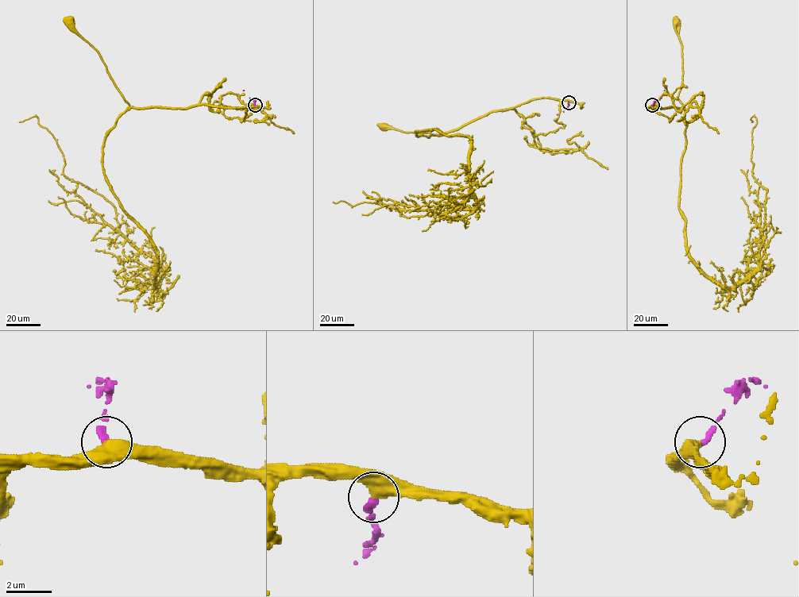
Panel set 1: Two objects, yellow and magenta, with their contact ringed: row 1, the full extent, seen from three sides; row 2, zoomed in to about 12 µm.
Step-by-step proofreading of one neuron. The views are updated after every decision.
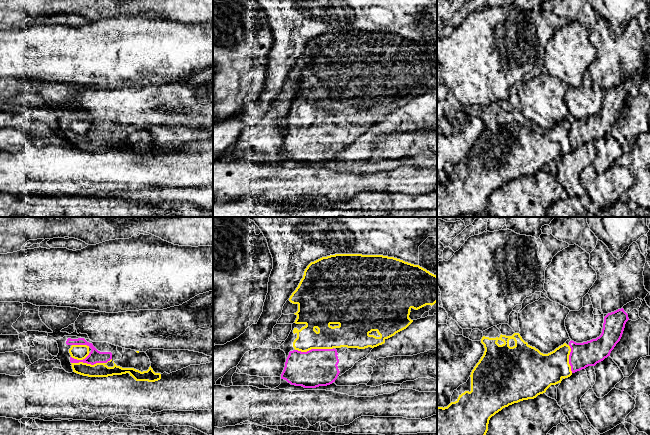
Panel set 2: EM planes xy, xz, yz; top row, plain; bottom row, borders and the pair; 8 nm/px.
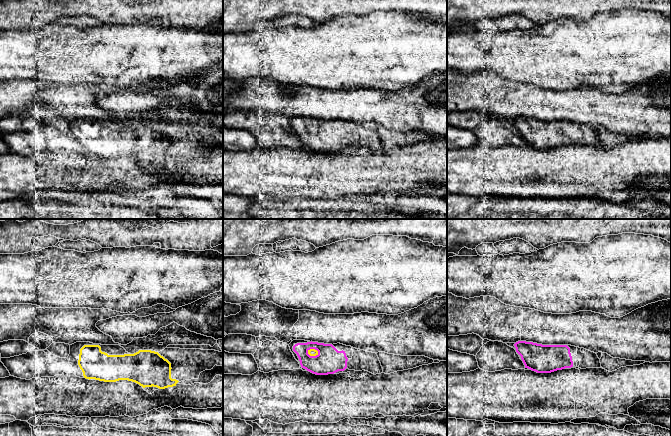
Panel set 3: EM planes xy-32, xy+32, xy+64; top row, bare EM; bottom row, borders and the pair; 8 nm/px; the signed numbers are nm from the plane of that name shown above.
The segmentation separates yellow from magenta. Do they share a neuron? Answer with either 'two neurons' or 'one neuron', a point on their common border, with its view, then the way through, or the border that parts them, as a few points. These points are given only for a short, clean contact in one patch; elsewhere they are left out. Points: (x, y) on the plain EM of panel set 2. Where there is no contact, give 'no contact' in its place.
one neuron | xy (90, 140) | across xy (99, 145), (90, 140), (95, 135), (95, 132)

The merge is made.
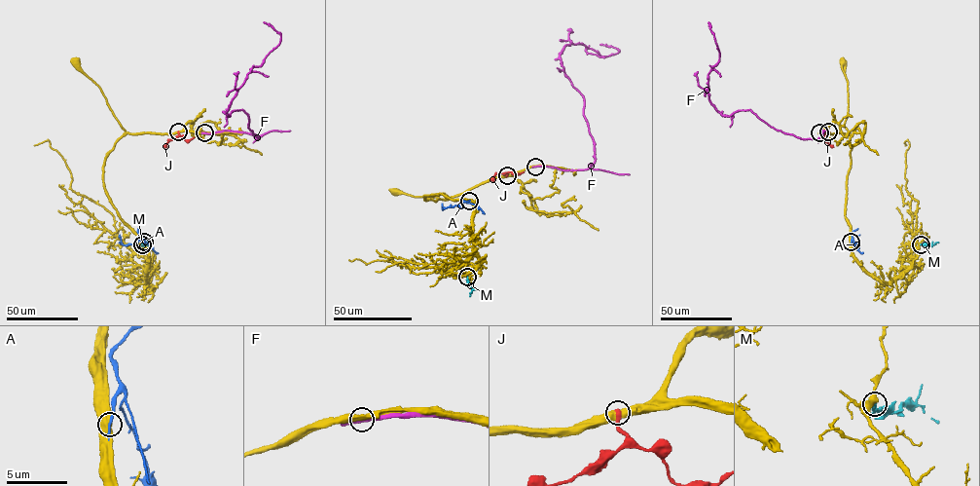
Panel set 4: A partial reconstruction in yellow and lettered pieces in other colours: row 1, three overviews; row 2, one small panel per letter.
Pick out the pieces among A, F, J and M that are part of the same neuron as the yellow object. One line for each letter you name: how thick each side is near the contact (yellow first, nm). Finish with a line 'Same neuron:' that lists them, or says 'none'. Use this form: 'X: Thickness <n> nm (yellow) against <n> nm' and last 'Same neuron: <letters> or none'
Same neuron: none

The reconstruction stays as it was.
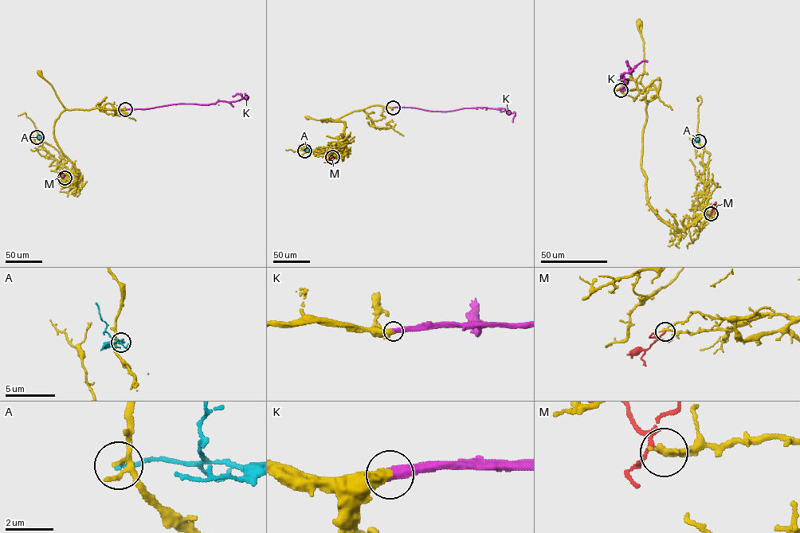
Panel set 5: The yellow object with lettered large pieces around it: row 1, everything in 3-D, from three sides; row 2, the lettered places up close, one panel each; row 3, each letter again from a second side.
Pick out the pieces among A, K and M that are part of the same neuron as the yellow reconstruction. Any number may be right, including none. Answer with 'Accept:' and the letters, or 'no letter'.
Accept: K

